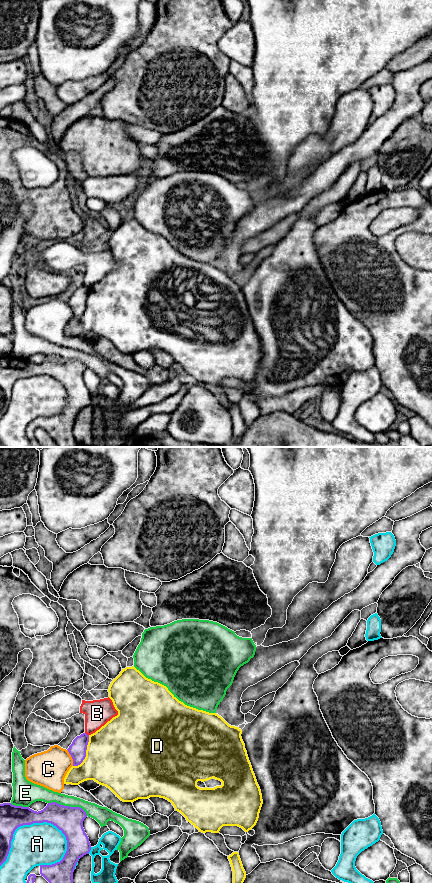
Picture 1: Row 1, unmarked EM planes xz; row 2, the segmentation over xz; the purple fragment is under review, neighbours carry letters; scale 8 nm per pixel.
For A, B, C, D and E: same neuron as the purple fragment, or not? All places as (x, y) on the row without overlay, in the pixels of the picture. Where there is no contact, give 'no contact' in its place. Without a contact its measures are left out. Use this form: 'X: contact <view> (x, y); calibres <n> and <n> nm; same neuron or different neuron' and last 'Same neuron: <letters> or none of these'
A: contact xz (23, 376); calibres 190 and 340 nm; different neuron
B: contact xz (86, 286); calibres 140 and 200 nm; different neuron
C: contact xz (71, 308); calibres 140 and 280 nm; different neuron
D: contact xz (85, 305); calibres 140 and 500 nm; different neuron
E: contact xz (68, 358); calibres 220 and 120 nm; different neuron
Same neuron: none of these

